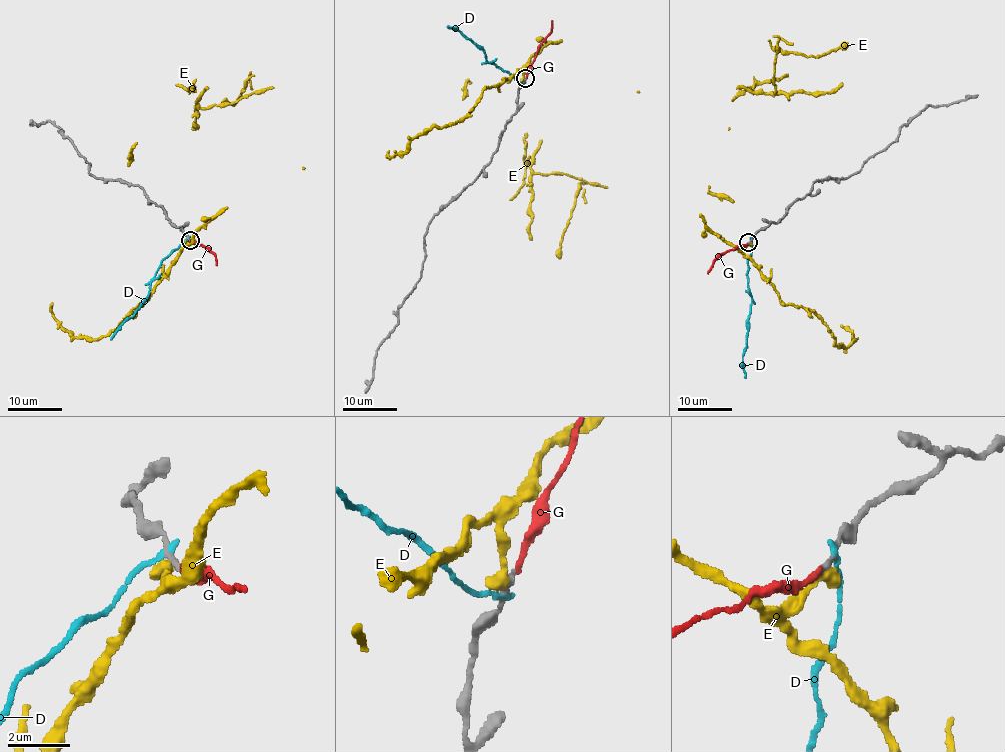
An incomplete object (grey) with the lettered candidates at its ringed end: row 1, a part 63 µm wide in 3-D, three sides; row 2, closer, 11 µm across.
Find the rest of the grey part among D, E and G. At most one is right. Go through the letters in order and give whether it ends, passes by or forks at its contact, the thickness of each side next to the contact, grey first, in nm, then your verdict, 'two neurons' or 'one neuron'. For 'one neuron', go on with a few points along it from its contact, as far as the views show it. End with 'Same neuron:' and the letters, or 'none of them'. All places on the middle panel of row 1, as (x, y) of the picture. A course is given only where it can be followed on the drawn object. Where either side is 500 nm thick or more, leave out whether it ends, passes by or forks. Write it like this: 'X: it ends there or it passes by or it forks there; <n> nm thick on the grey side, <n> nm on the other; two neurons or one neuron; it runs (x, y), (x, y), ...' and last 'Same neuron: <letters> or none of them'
D: it ends there; 190 nm thick on the grey side, 200 nm on the other; two neurons
E: it ends there; 180 nm thick on the grey side, 380 nm on the other; two neurons
G: it ends there; 170 nm thick on the grey side, 160 nm on the other; one neuron; it runs (526, 79), (553, 21)
Same neuron: G

